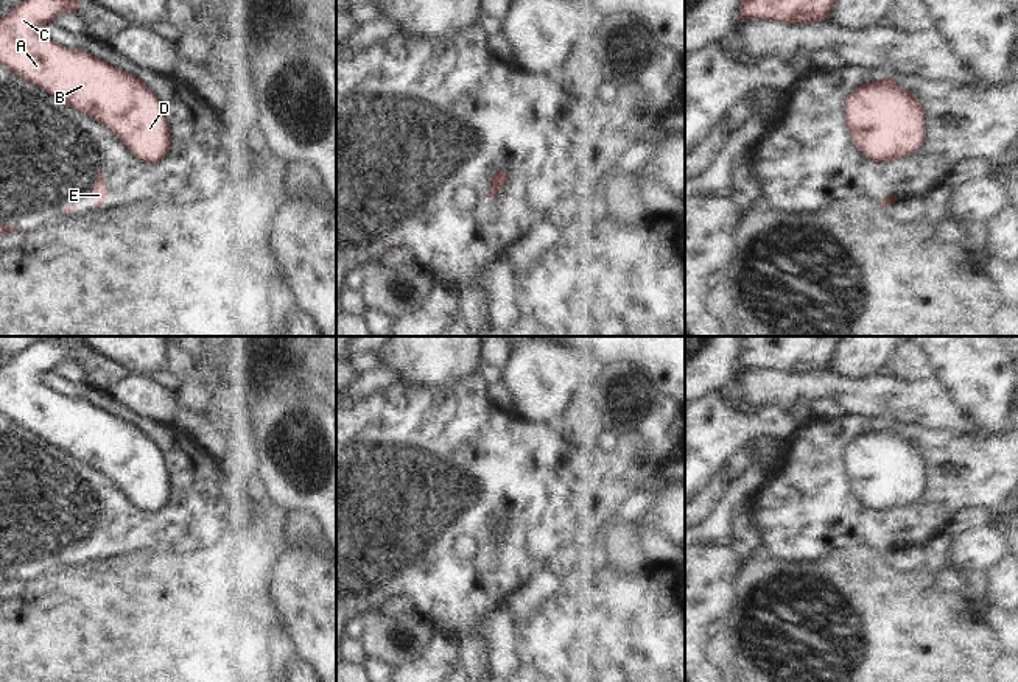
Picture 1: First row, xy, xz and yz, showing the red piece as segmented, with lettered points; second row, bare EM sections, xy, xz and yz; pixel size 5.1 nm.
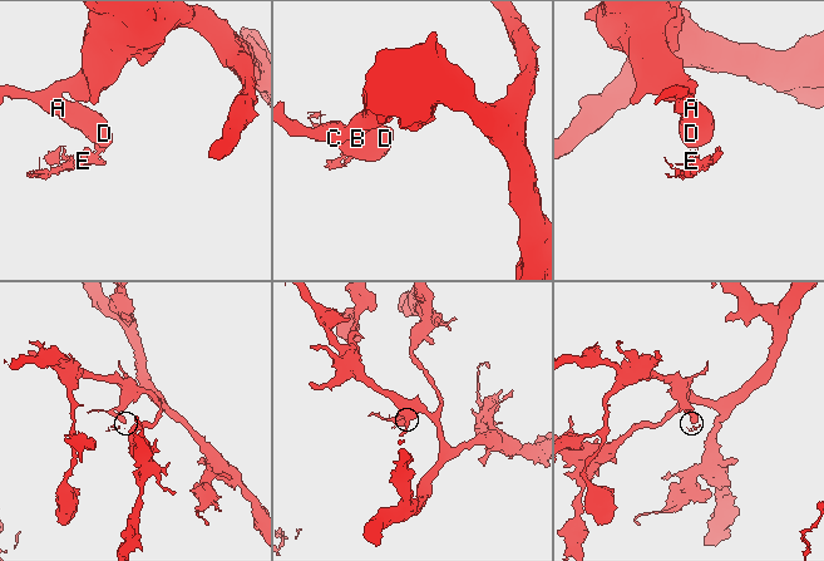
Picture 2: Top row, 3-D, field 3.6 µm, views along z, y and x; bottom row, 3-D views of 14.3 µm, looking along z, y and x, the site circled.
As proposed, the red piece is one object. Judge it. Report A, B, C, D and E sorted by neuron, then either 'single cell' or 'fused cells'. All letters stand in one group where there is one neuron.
groups A B C D / E; fused cells

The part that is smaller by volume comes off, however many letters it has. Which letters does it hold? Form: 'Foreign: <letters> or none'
Foreign: E

